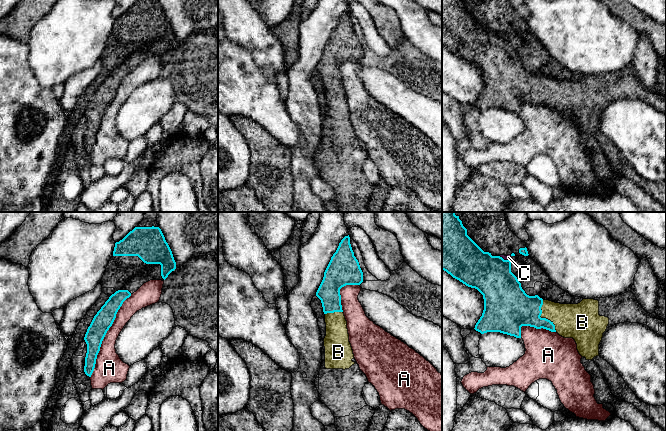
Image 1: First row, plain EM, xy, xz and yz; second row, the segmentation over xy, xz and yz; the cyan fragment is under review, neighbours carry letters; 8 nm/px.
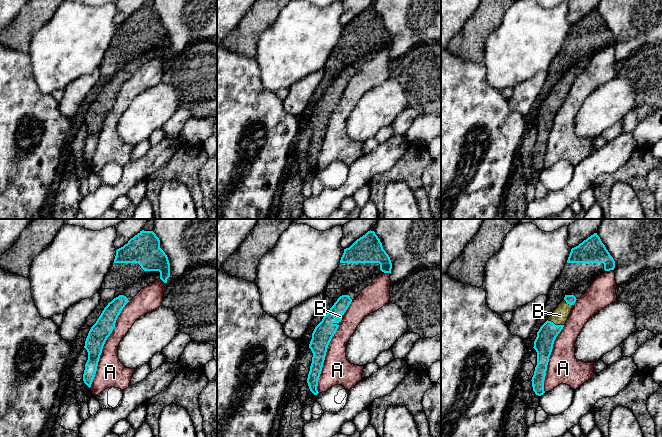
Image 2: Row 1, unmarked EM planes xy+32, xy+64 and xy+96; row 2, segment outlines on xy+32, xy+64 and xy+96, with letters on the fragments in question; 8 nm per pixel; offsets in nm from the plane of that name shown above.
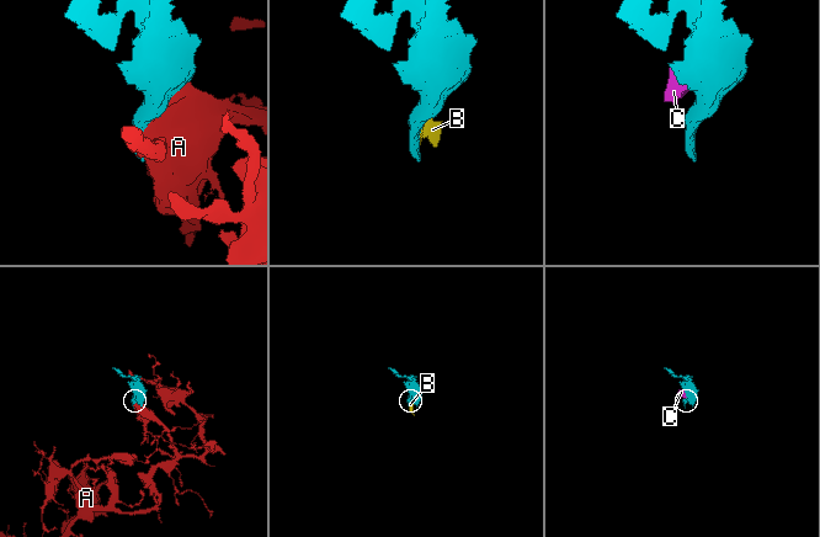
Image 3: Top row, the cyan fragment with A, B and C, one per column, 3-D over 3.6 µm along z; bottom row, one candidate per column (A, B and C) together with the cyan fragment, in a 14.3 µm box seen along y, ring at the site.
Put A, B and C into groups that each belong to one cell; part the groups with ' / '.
A / B / C

